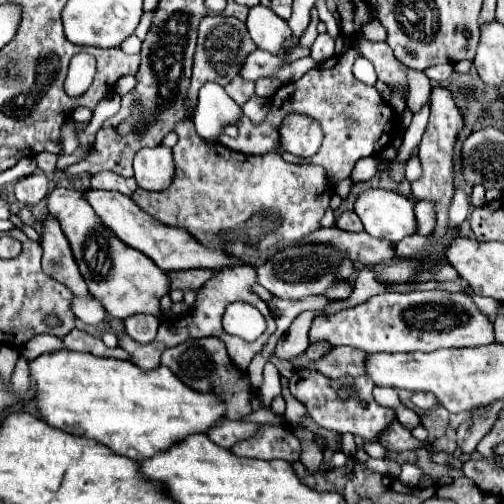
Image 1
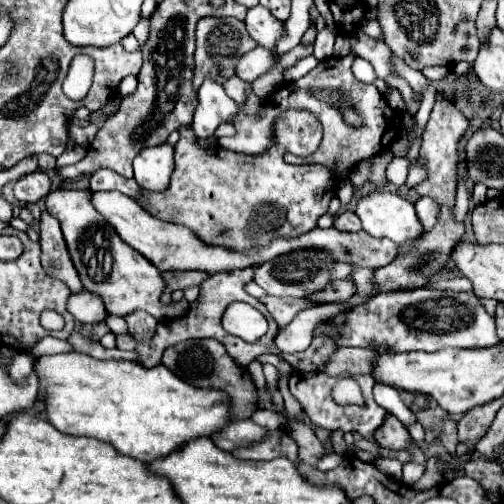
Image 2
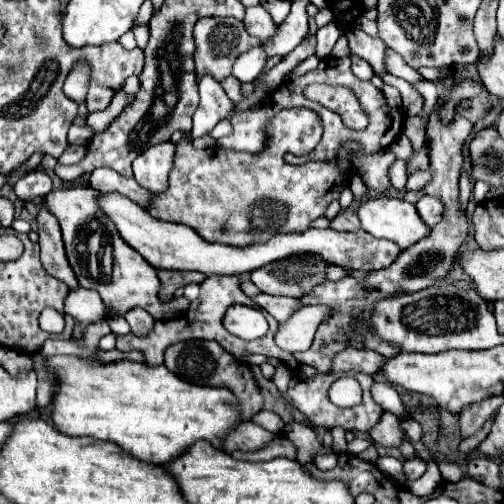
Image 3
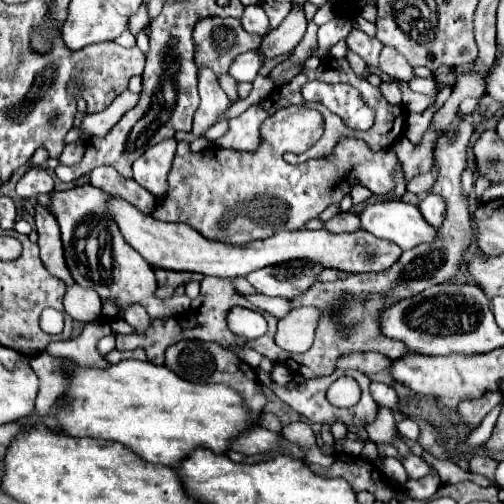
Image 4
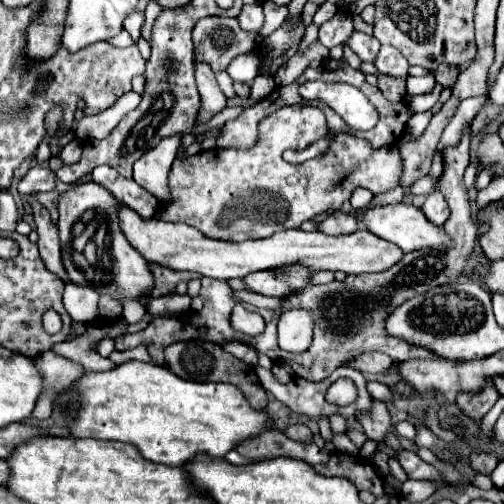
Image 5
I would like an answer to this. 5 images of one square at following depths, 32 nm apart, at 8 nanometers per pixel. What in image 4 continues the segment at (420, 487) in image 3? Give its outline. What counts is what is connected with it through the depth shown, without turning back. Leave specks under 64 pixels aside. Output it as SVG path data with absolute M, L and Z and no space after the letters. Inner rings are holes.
M432 466L432 472L430 472L430 474L426 474L426 476L420 478L420 480L408 480L402 488L404 488L406 494L410 494L410 496L416 498L416 500L428 500L428 498L438 490L440 484L442 484L442 482L440 482L438 470Z

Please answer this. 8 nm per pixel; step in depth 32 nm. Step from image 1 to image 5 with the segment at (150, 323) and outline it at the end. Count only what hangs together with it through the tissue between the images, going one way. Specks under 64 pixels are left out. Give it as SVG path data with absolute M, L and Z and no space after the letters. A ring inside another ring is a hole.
M126 300L122 306L124 306L122 318L124 318L128 324L138 324L140 320L144 320L144 316L146 316L146 308L144 308L140 302Z

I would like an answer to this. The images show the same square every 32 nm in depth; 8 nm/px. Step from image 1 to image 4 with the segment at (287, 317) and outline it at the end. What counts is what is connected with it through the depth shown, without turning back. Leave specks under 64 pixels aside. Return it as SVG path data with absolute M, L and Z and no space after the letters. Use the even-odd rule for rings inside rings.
M252 294L252 296L246 296L256 308L260 308L260 310L266 310L266 312L270 312L274 318L278 318L278 320L282 320L292 308L294 308L294 304L292 304L292 300L288 300L288 298L270 298L270 296L264 296L264 294Z

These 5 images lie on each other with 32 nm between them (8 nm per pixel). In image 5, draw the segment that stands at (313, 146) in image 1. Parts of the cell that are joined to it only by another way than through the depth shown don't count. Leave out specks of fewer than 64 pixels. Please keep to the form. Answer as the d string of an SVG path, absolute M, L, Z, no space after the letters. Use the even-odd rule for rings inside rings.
M284 106L276 110L274 114L266 116L260 122L260 140L252 150L204 150L194 156L186 156L184 148L178 150L178 158L174 160L169 174L169 189L171 200L168 204L162 204L156 212L160 220L184 220L186 224L198 228L204 236L226 240L226 242L244 242L254 238L268 238L280 230L300 228L302 222L312 220L314 216L326 212L328 208L340 210L342 202L350 198L352 190L356 186L368 188L372 194L384 194L398 186L400 174L402 174L402 162L396 146L372 150L372 146L356 136L350 134L338 134L330 150L314 160L306 160L304 164L288 164L282 160L284 150L304 150L322 136L326 136L326 118L324 112L316 106Z

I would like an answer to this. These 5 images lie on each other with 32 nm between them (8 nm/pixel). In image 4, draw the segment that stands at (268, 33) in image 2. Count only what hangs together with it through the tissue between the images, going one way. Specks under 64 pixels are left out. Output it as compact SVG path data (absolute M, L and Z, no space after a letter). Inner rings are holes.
M254 4L254 6L246 6L244 10L244 16L242 16L242 26L246 32L250 34L256 34L260 38L266 38L272 30L270 30L270 20L264 12L264 8L260 4Z

